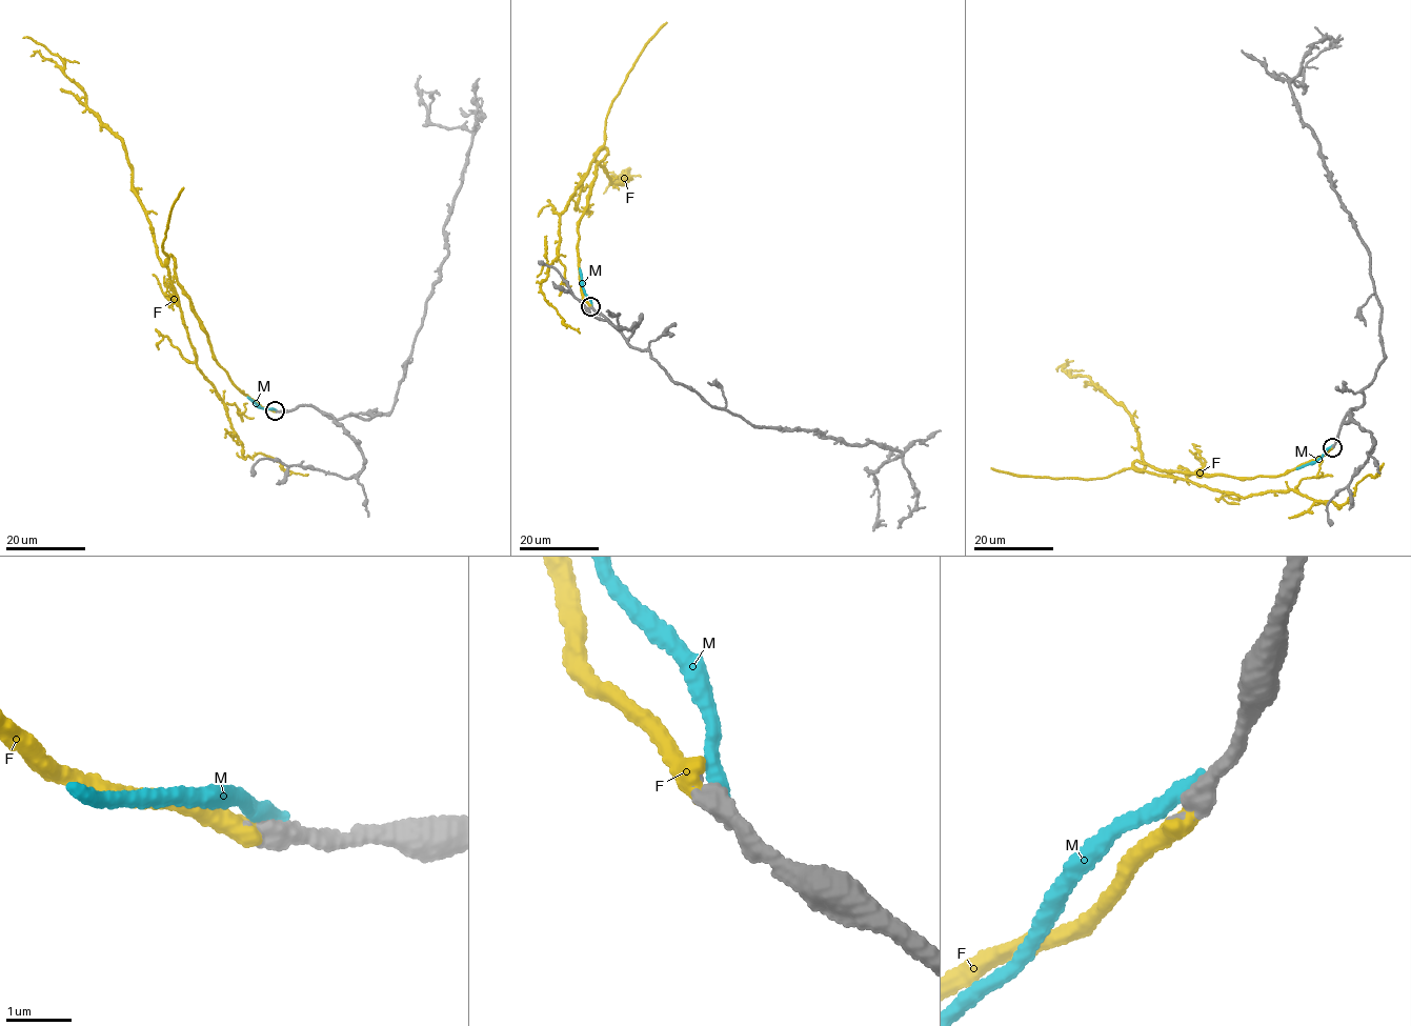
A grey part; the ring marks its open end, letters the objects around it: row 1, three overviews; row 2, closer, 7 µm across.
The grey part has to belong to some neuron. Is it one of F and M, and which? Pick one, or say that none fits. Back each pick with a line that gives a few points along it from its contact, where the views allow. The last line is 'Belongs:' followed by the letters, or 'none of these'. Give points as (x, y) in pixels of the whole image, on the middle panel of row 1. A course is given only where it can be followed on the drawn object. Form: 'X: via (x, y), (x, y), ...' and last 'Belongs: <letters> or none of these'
F: via (590, 307), (581, 289), (578, 229), (605, 149), (560, 216), (558, 257), (540, 283), (544, 299), (580, 334)
Belongs: F

